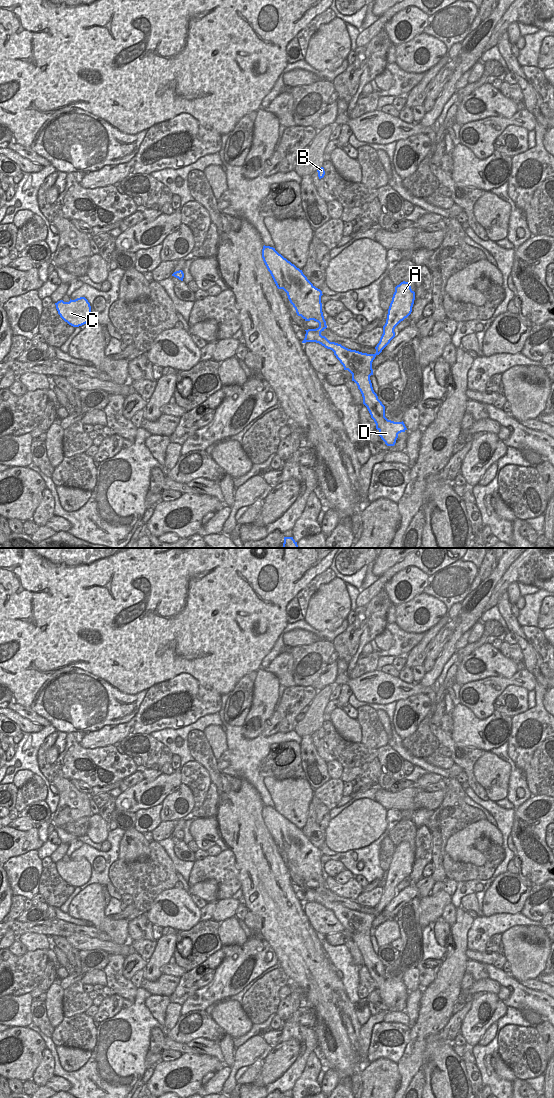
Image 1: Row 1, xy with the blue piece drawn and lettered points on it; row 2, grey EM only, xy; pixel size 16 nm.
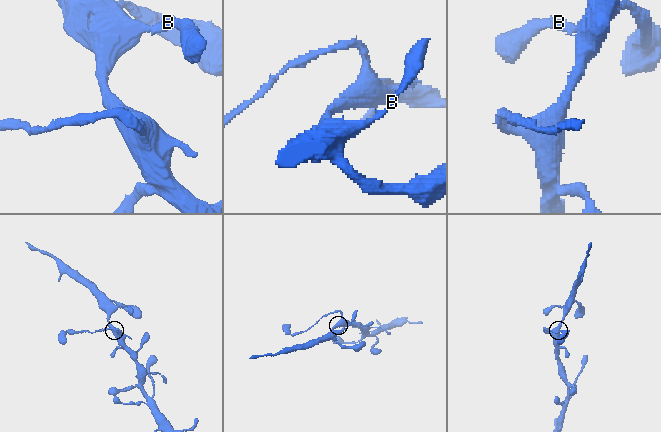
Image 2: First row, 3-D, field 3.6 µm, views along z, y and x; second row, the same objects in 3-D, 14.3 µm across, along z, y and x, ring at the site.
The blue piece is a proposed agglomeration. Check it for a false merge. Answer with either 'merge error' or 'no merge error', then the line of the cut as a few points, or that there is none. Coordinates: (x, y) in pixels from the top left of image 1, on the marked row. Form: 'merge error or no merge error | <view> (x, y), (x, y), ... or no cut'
no merge error | no cut

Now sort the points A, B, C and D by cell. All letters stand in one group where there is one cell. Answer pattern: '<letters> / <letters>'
A B C D

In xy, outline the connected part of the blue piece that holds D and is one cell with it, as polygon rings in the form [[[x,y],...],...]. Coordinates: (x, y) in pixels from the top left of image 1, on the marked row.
[[[263,246],[262,258],[277,288],[287,293],[297,315],[305,321],[314,320],[319,323],[318,328],[305,330],[306,334],[302,343],[316,342],[334,352],[344,370],[352,374],[352,381],[357,384],[362,394],[363,404],[374,420],[379,436],[387,446],[394,446],[398,434],[405,432],[407,428],[403,421],[394,422],[385,417],[385,406],[374,392],[370,376],[373,375],[373,360],[395,337],[395,327],[412,312],[415,292],[410,284],[403,281],[395,287],[386,323],[383,326],[383,334],[375,347],[376,353],[367,354],[330,342],[321,335],[321,332],[327,328],[322,312],[321,296],[323,294],[307,279],[302,270],[270,246]]]

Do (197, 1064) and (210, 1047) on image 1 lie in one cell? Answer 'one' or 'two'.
two

